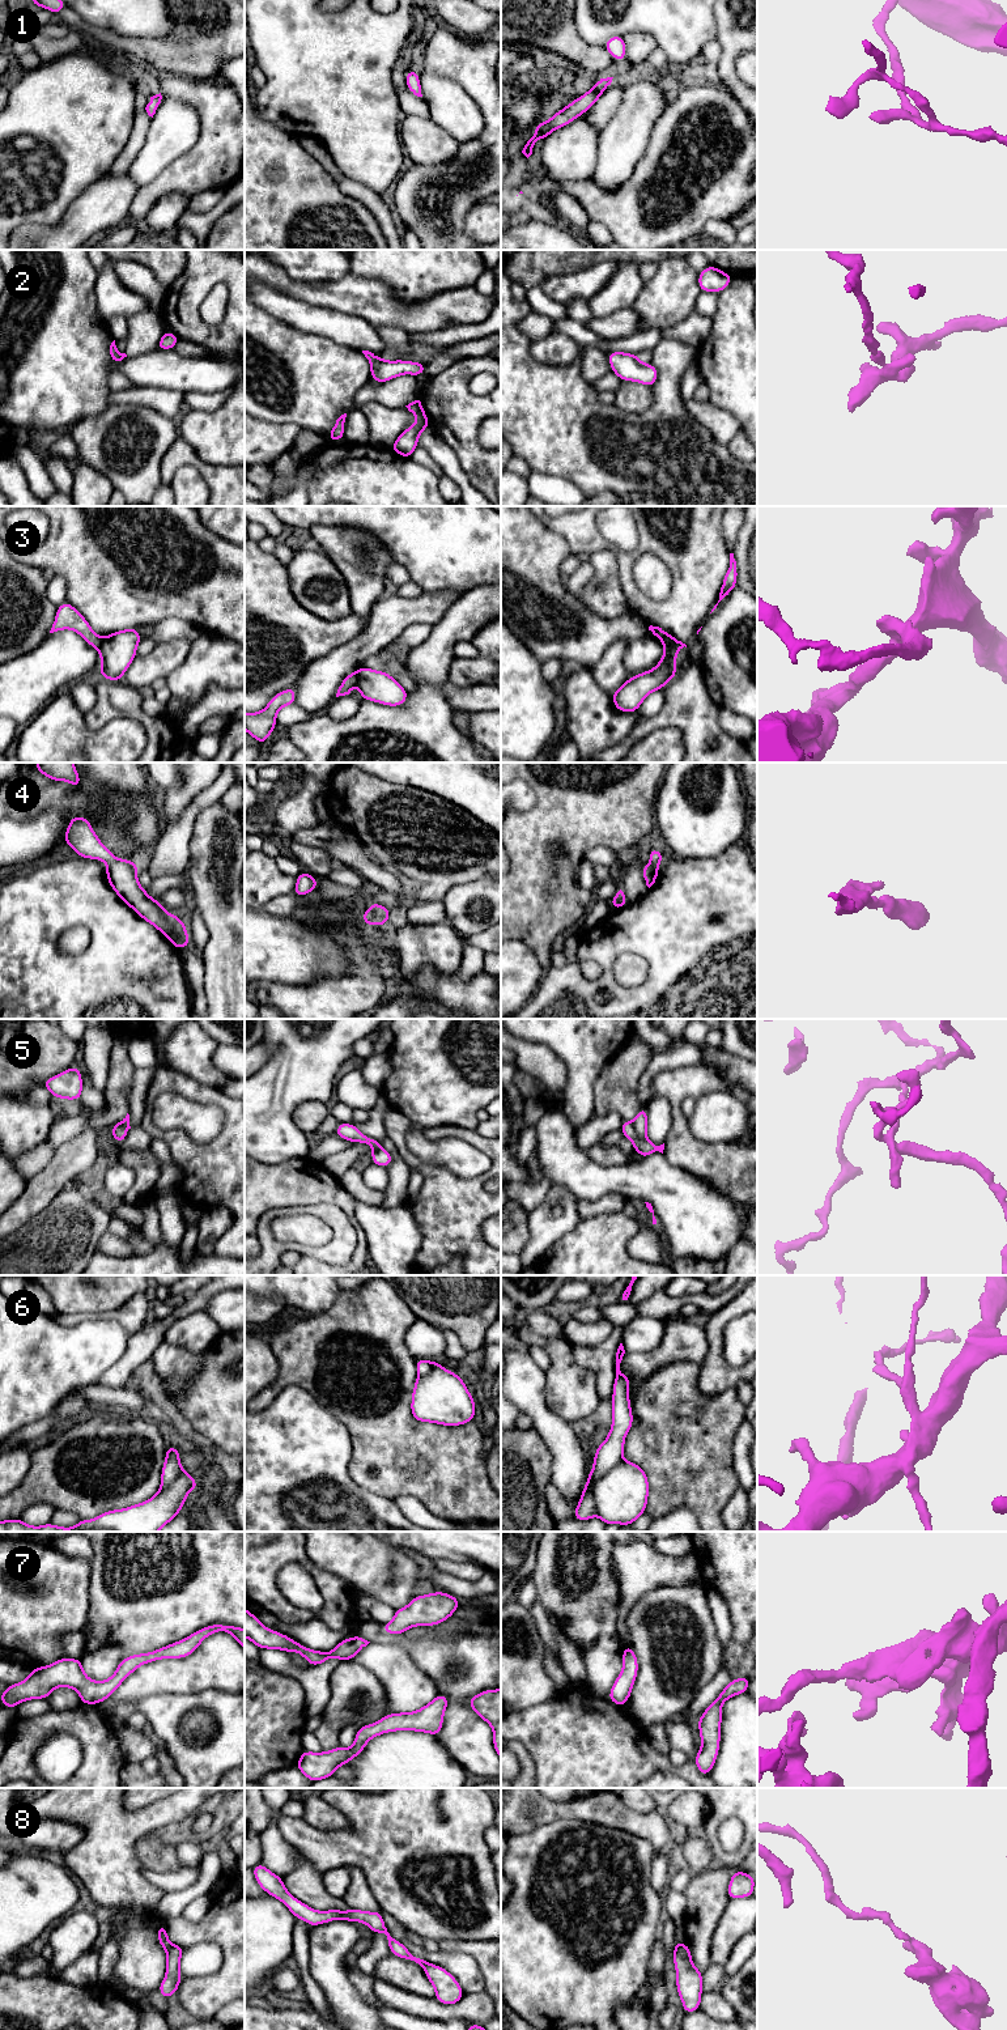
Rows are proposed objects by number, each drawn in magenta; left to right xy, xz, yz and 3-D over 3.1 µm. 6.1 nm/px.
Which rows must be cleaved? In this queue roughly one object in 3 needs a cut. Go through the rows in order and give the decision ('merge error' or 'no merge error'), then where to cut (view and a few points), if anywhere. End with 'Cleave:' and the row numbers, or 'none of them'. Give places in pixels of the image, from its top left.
1: no merge error; cut none
2: no merge error; cut none
3: merge error; cut xz (356, 671), (357, 683)
4: no merge error; cut none
5: merge error; cut yz (631, 1121), (634, 1130), (645, 1135)
6: no merge error; cut none
7: no merge error; cut none
8: merge error; cut xy (173, 1945), (166, 1950)
Cleave: 3, 5, 8

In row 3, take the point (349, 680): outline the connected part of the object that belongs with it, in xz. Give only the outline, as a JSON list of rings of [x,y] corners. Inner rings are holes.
[[[357,671],[347,675],[337,689],[336,697],[349,695],[352,688],[357,684],[357,679]]]

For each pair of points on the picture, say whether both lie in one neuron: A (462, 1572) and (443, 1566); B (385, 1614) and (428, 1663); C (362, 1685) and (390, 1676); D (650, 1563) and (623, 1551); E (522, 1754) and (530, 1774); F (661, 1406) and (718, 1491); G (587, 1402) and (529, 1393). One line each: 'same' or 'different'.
A: same
B: different
C: different
D: same
E: same
F: same
G: different

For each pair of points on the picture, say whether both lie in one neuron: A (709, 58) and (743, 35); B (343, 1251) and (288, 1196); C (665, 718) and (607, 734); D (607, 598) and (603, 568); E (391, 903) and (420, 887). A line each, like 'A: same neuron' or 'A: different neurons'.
A: different neurons
B: different neurons
C: different neurons
D: same neuron
E: same neuron

